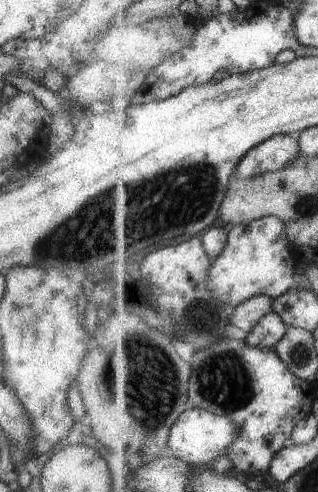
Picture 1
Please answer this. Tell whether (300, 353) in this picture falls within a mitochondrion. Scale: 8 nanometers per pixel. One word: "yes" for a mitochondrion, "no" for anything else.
yes

